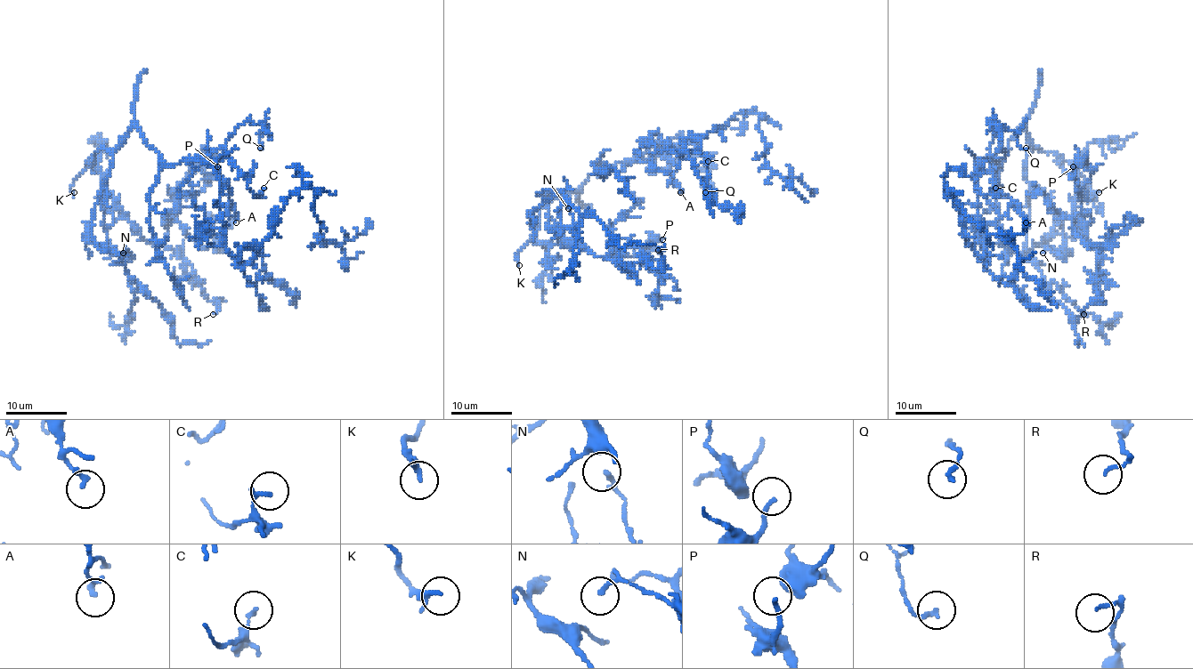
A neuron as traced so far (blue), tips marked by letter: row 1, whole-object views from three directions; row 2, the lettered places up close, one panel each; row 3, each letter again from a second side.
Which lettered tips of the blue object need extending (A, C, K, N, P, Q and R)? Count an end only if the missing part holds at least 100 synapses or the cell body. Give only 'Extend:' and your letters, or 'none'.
Extend: none

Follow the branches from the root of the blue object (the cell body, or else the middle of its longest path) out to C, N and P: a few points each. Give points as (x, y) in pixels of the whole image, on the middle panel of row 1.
C: (612, 165), (627, 160), (647, 160), (650, 157), (667, 155), (686, 141), (691, 141), (708, 161)
N: (612, 165), (590, 175), (563, 197), (555, 190), (549, 195), (547, 214), (552, 229), (573, 225), (568, 208)
P: (612, 165), (590, 175), (563, 197), (547, 203), (534, 237), (549, 245), (579, 242), (596, 257), (662, 239)

